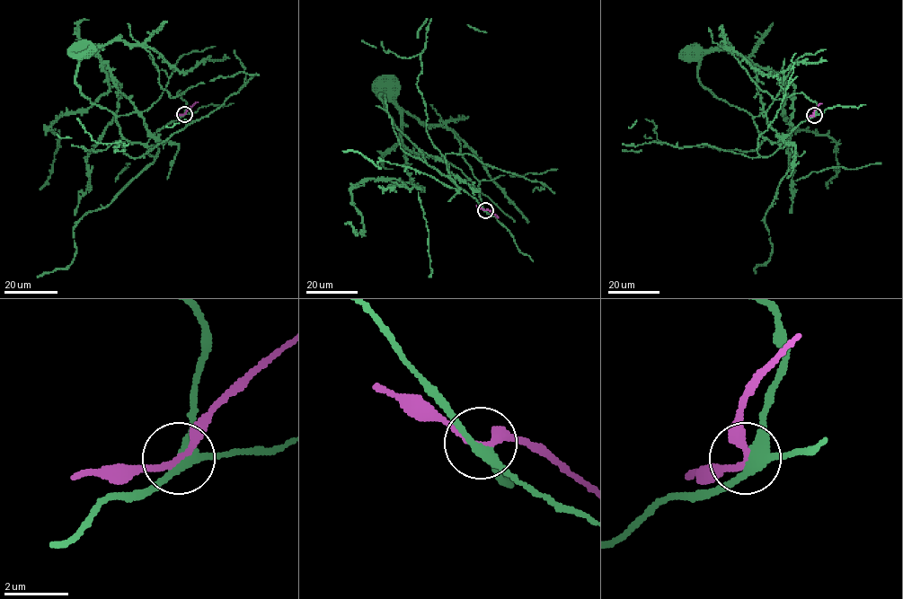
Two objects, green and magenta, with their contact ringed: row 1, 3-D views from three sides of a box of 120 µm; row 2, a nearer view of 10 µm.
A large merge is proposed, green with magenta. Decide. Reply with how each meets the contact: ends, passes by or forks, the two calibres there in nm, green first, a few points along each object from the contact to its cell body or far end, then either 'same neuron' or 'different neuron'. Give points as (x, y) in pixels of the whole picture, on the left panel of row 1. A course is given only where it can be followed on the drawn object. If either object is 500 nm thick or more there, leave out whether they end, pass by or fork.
green forks | magenta passes by | 300/200 nm | green via (184, 113), (128, 142), (116, 118), (139, 111), (101, 61), (109, 90), (46, 128), (57, 150), (39, 189) | magenta via (184, 113), (198, 101) | different neuron

